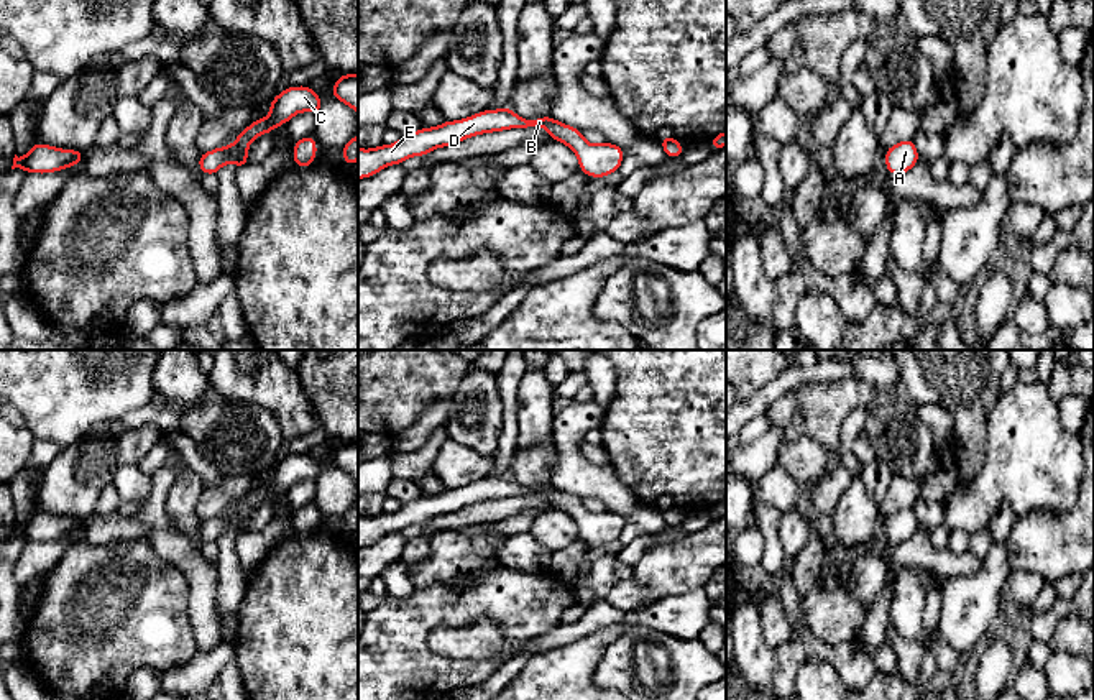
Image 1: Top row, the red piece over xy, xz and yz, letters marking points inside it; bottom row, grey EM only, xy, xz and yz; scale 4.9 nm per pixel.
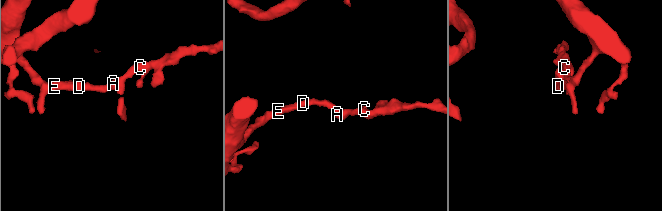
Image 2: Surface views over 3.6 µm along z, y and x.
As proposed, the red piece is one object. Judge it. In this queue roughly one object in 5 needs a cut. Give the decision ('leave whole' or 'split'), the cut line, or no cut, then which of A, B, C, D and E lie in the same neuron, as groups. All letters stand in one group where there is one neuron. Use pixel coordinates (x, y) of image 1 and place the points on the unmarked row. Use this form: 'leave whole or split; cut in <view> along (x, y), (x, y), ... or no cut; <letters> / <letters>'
leave whole; no cut; A B C D E

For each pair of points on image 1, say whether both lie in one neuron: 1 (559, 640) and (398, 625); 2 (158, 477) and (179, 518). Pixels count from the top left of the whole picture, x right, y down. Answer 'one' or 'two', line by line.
1: two
2: two

